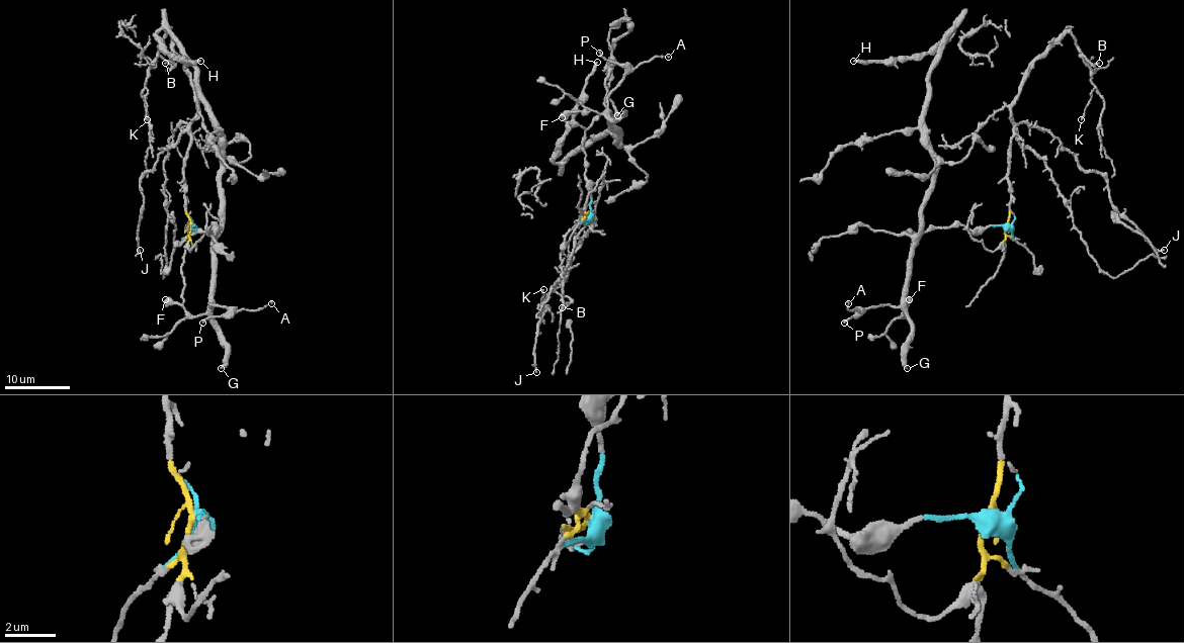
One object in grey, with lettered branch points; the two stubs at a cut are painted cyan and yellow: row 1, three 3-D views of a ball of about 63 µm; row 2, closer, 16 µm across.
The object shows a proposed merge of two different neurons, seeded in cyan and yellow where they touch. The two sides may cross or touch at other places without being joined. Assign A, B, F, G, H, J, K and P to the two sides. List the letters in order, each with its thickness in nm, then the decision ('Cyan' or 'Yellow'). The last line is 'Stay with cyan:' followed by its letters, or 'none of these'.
A: Thickness 80 nm. Cyan
B: Thickness 120 nm. Yellow
F: Thickness 700 nm. Cyan
G: Thickness 300 nm. Cyan
H: Thickness 280 nm. Cyan
J: Thickness 110 nm. Yellow
K: Thickness 120 nm. Yellow
P: Thickness 190 nm. Cyan
Stay with cyan: A, F, G, H, P

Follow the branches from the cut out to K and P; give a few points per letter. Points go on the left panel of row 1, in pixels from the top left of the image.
K: (192, 226), (186, 211), (184, 157), (197, 101), (189, 71), (174, 52), (168, 32), (149, 69), (147, 119)
P: (192, 226), (186, 227), (189, 233), (210, 233), (214, 238), (210, 305), (225, 307), (228, 313), (202, 322)

